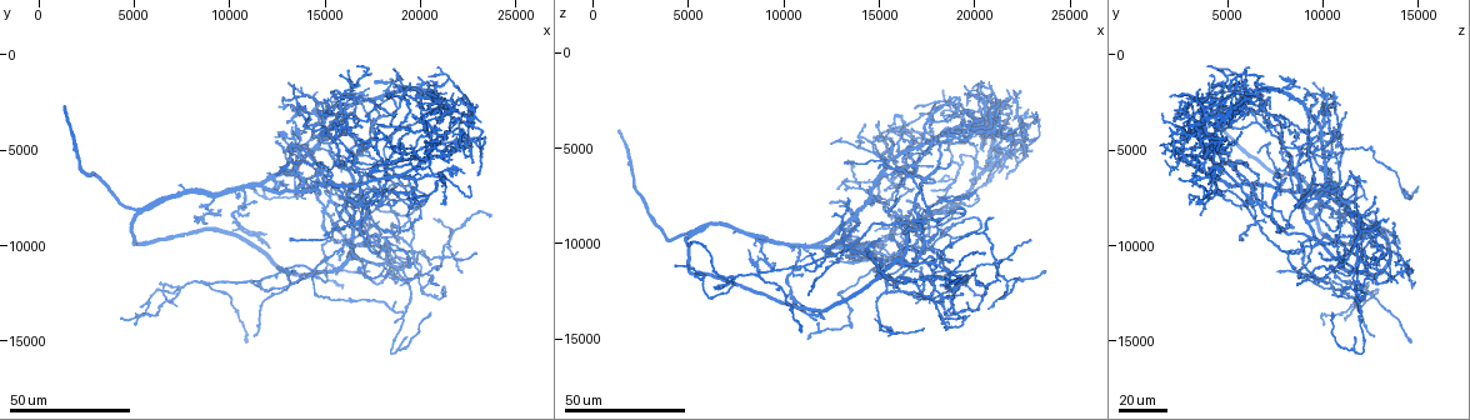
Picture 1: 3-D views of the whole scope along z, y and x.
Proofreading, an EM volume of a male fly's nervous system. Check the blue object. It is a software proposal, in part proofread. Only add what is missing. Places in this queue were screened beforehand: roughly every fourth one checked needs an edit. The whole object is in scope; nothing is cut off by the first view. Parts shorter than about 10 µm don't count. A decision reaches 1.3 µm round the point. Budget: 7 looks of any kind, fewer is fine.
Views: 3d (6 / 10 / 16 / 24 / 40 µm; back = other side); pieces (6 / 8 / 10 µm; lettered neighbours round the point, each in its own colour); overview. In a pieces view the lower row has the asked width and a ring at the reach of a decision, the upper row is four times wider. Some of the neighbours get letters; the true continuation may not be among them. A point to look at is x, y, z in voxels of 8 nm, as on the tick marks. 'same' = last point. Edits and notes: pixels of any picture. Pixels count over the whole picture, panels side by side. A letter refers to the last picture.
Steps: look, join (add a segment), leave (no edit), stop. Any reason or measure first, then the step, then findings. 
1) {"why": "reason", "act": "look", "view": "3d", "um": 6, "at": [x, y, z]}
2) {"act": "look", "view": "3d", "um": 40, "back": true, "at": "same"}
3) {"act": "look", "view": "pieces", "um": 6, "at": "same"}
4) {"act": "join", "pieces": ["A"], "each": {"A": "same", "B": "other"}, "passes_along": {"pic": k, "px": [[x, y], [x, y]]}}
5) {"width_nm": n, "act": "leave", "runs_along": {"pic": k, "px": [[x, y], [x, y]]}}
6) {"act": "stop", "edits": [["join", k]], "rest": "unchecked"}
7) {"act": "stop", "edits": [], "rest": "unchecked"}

{"why": "an open end", "act": "look", "view": "3d", "um": 24, "at": [12000, 10100, 13900]}

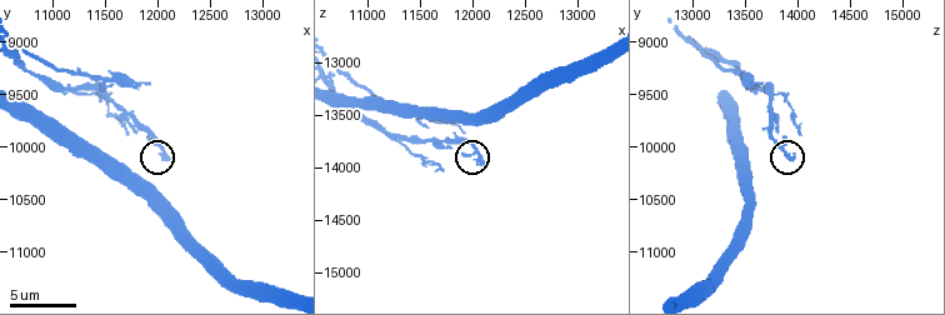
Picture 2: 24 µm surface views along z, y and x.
{"act": "look", "view": "pieces", "um": 10, "at": [12080, 10100, 13940]}

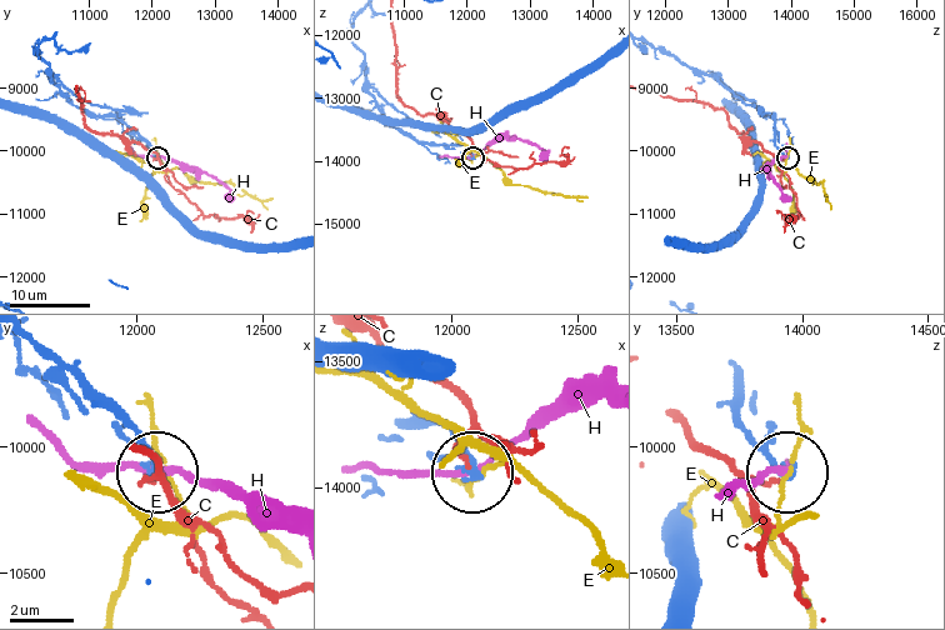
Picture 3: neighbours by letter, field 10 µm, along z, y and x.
{"act": "leave", "each": {"C": "other", "E": "other", "H": "other"}, "runs_along": {"pic": 3, "px": [[736, 384], [739, 416], [781, 470]]}, "found": "no lettered segment goes on from it"}

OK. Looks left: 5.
{"why": "free end", "act": "look", "view": "3d", "um": 24, "at": [13200, 9500, 5700]}

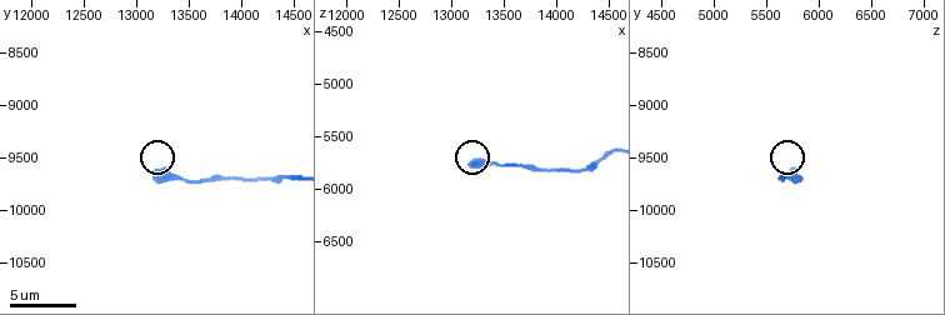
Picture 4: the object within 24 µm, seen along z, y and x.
{"act": "look", "view": "pieces", "um": 10, "at": [13220, 9640, 5760]}

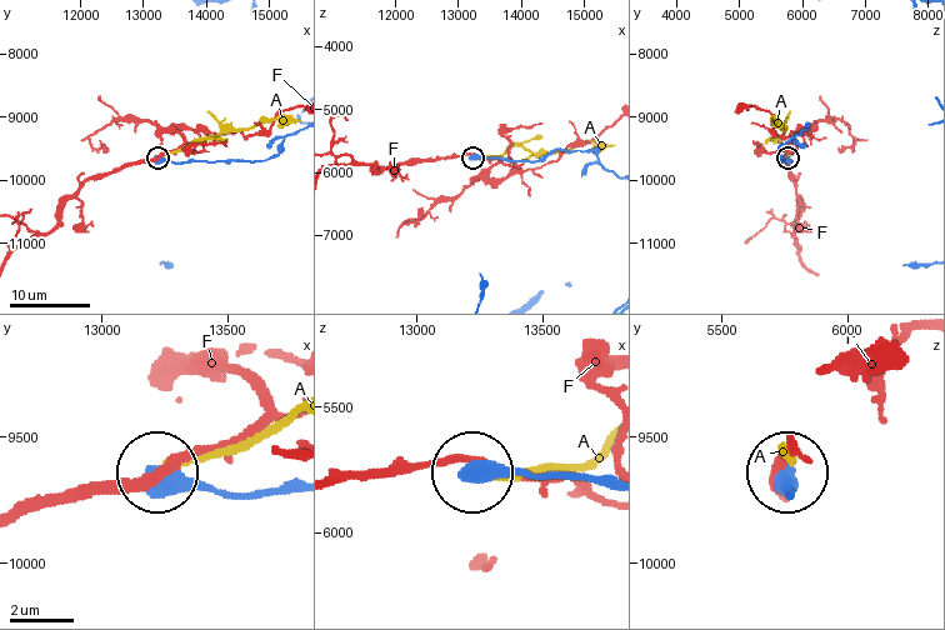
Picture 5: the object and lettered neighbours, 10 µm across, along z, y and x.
{"width_nm": 410, "act": "leave", "each": {"A": "other", "F": "other"}, "found": "no lettered segment goes on from it"}

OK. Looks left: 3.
{"why": "free end", "act": "look", "view": "3d", "um": 40, "at": [21900, 10400, 10800]}

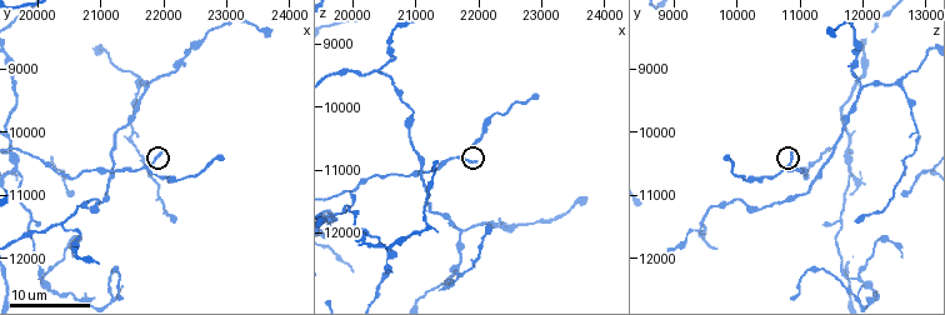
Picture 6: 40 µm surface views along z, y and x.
{"act": "look", "view": "pieces", "um": 6, "at": [21950, 10350, 10850]}

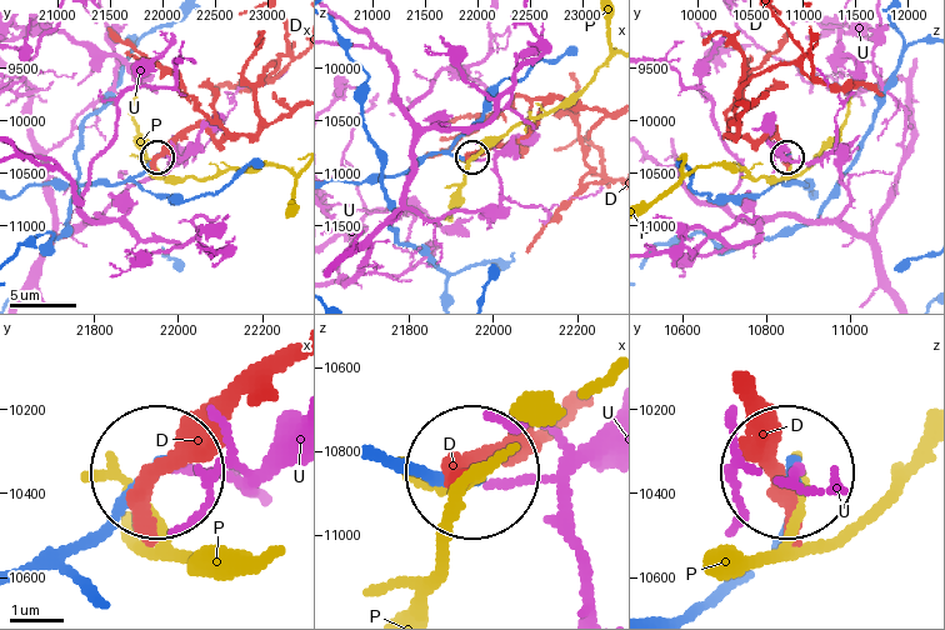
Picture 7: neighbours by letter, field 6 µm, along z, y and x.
{"act": "leave", "each": {"D": "other", "P": "other", "U": "other"}, "runs_along": {"pic": 7, "px": [[31, 560], [85, 543], [149, 480]]}, "found": "none of them fits"}

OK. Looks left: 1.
{"act": "stop", "edits": [], "rest": "unchecked"}

